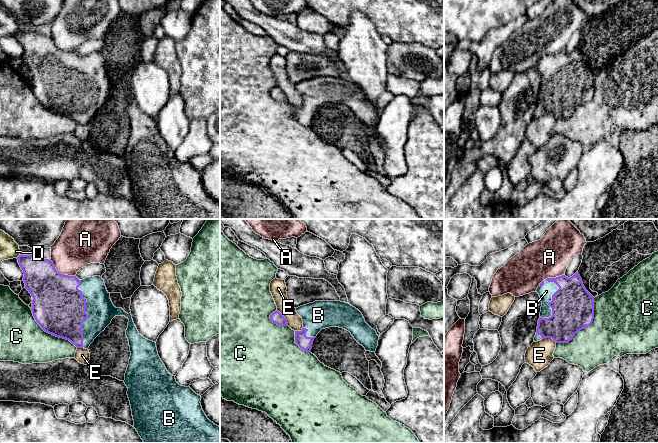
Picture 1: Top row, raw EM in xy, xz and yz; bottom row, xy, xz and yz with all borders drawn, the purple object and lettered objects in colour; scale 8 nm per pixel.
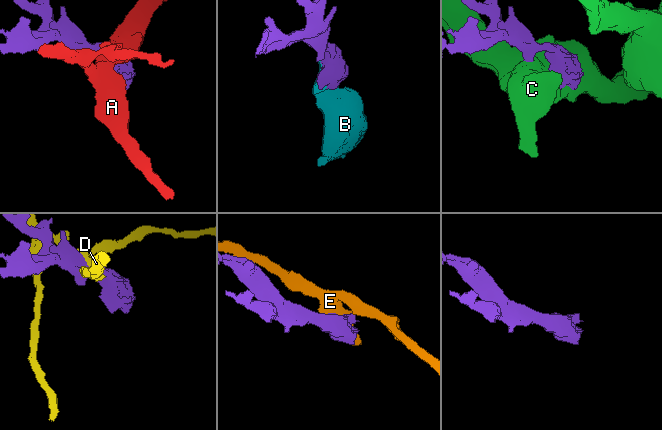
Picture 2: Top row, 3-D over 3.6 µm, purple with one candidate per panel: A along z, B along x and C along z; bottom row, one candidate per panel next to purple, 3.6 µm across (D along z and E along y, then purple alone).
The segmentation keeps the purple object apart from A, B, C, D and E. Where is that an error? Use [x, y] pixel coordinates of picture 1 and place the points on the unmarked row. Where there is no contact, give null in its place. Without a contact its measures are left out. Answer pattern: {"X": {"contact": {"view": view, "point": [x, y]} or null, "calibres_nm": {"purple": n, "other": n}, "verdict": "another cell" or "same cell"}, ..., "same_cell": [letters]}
{"A": {"contact": {"view": "xy", "point": [60, 49]}, "calibres_nm": {"purple": 400, "other": 320}, "verdict": "another cell"}, "B": {"contact": {"view": "xy", "point": [87, 90]}, "calibres_nm": {"purple": 420, "other": 220}, "verdict": "same cell"}, "C": {"contact": {"view": "yz", "point": [585, 103]}, "calibres_nm": {"purple": 340, "other": 420}, "verdict": "another cell"}, "D": {"contact": {"view": "xy", "point": [18, 32]}, "calibres_nm": {"purple": 280, "other": 160}, "verdict": "another cell"}, "E": {"contact": {"view": "xz", "point": [285, 94]}, "calibres_nm": {"purple": 100, "other": 130}, "verdict": "another cell"}, "same_cell": ["B"]}

